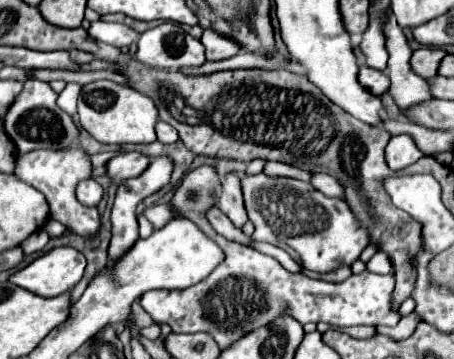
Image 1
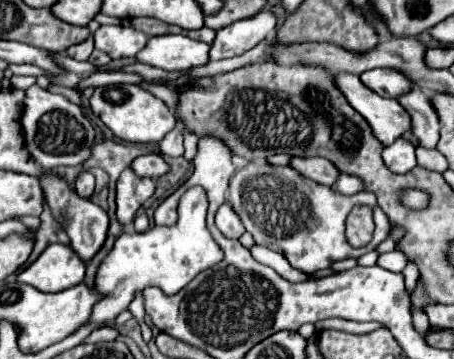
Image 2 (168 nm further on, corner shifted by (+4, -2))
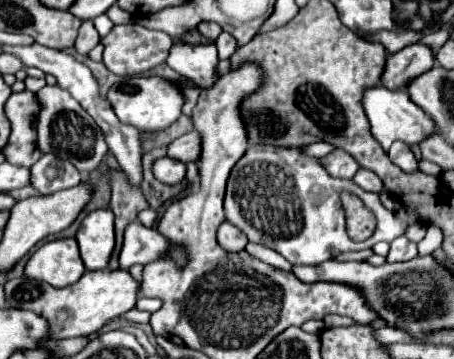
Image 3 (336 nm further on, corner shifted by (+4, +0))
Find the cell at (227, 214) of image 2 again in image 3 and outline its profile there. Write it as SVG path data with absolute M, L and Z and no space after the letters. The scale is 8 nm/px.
M225 220L225 222L219 226L219 230L217 230L217 242L219 242L225 250L235 252L235 250L243 250L243 248L245 248L247 236L245 236L239 228L235 228L231 222Z

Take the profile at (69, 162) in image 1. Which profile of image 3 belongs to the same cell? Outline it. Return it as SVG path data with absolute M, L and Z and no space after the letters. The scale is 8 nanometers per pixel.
M99 208L89 212L79 230L77 244L87 270L103 270L115 246L113 234L113 212L109 208Z

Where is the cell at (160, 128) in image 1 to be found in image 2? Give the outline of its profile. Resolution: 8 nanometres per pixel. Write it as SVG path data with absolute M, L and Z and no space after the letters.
M175 126L161 142L159 142L159 150L165 156L183 156L183 134L181 128Z

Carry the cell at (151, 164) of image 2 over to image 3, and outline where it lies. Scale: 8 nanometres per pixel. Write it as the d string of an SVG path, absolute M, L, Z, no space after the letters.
M159 158L153 162L153 174L163 184L177 184L185 178L185 164L173 158Z

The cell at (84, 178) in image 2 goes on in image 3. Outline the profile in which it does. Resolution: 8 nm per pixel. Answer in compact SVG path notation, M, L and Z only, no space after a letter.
M43 154L35 168L31 168L31 184L41 194L55 194L65 188L73 188L81 182L81 172L67 160L59 160L53 154Z

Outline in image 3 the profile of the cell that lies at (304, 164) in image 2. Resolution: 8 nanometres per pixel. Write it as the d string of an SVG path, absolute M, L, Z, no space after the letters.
M333 150L329 152L325 158L319 160L323 164L323 168L327 170L329 176L333 178L353 178L355 172L361 168L347 152L343 150Z

